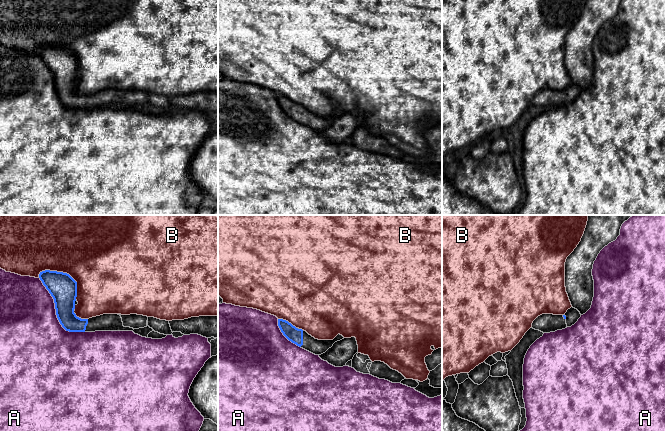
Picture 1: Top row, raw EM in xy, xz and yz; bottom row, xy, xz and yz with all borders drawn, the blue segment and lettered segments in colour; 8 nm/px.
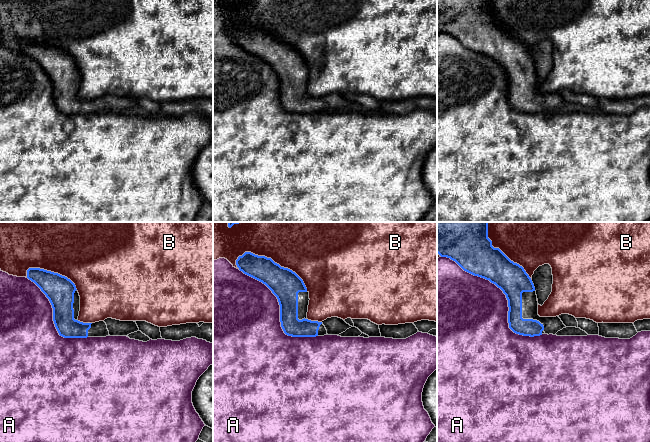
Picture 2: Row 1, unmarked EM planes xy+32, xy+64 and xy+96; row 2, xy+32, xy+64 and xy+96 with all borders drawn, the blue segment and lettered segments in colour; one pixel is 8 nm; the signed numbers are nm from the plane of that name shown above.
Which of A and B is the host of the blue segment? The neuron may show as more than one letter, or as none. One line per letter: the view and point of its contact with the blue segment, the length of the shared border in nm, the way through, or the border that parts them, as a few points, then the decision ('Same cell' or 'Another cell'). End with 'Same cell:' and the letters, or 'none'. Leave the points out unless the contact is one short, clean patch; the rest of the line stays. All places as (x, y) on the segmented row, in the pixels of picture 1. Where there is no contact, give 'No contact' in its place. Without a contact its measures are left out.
A: Touches blue at xy (56, 313). Shared border 600 nm. Another cell
B: Touches blue at xy (66, 273). Shared border 380 nm. Another cell
Same cell: none

